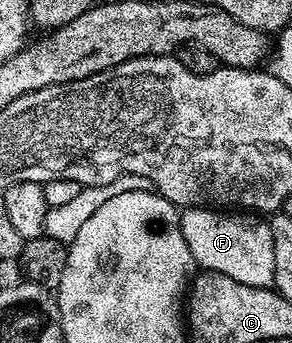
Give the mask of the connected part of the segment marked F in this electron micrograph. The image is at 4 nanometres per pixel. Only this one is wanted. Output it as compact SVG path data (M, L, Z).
M217 207L186 208L179 220L183 239L202 270L222 273L244 285L273 285L275 251L268 220L241 211L222 211Z

